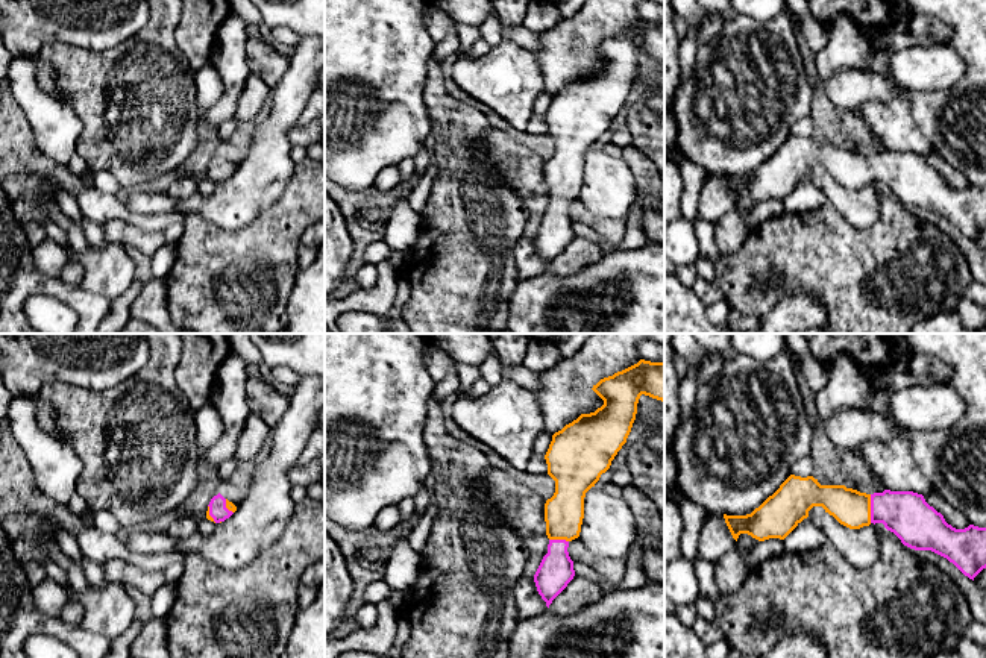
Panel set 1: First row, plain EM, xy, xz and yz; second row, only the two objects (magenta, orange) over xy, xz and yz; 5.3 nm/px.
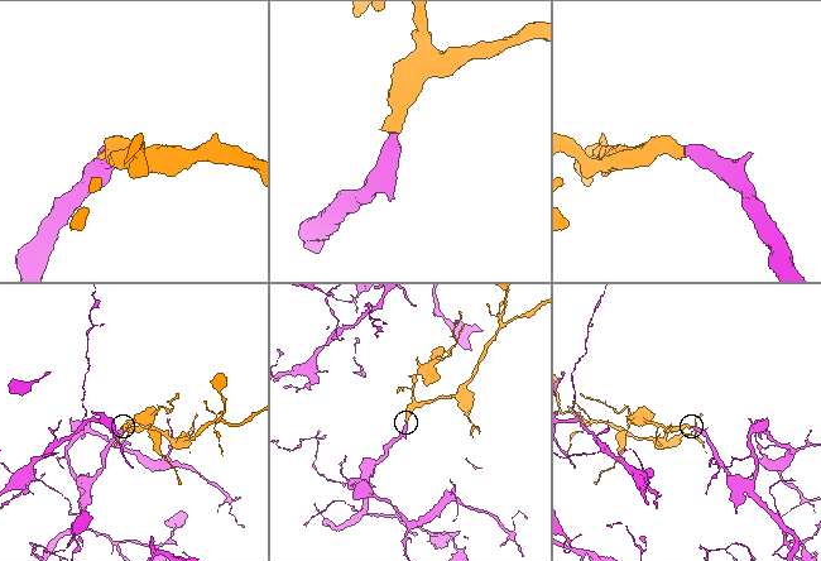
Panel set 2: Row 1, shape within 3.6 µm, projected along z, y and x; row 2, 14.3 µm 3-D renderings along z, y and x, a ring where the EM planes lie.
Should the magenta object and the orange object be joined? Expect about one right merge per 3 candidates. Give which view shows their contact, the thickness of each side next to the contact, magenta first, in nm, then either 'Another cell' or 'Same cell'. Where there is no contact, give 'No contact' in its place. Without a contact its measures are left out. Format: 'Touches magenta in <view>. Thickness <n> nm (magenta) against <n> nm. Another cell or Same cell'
Touches magenta in yz. Thickness 240 nm (magenta) against 200 nm. Same cell

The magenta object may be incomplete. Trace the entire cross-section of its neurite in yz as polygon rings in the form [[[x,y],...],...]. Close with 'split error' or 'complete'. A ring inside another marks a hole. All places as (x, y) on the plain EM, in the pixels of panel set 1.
[[[790,135],[751,174],[724,174],[724,179],[736,202],[740,194],[758,202],[784,200],[813,167],[822,167],[849,190],[883,183],[904,206],[947,218],[972,241],[986,229],[986,188],[956,190],[913,152],[866,155],[845,146],[821,146],[813,136]]] | split error

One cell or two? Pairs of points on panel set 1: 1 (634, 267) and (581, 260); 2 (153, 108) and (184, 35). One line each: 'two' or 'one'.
1: two
2: two

